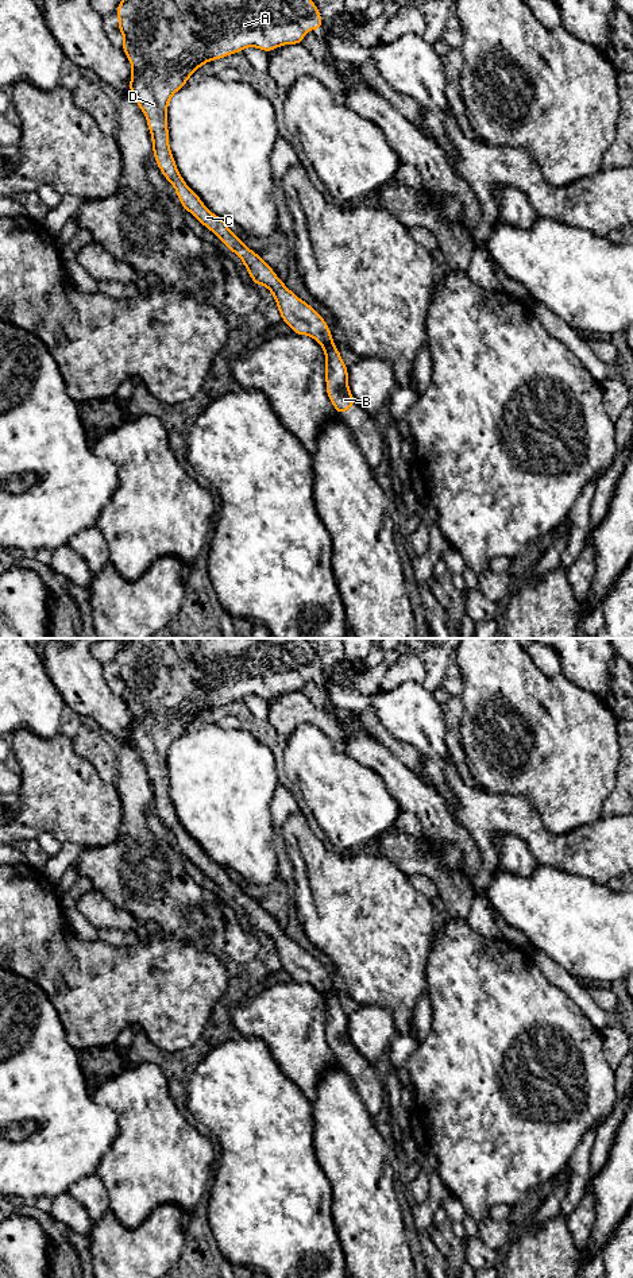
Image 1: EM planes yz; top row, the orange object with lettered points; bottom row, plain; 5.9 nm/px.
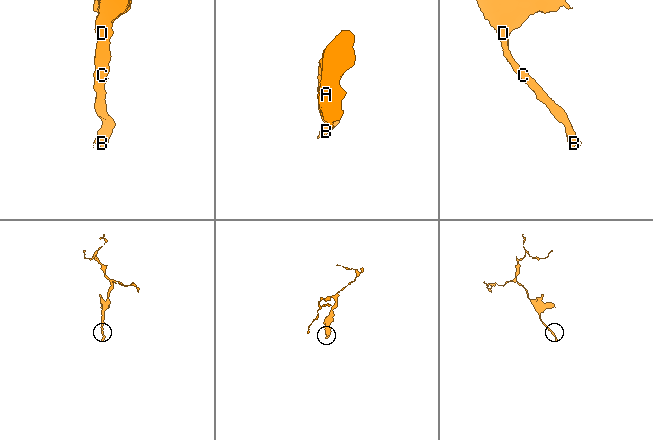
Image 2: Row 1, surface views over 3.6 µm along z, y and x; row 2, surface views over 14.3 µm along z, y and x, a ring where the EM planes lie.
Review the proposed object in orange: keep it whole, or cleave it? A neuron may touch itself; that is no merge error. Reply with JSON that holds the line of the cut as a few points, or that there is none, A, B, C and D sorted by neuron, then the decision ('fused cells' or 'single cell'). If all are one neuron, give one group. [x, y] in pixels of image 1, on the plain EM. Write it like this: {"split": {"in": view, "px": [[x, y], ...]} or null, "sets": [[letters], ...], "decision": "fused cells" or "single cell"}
{"split": null, "sets": [["A", "B", "C", "D"]], "decision": "single cell"}

